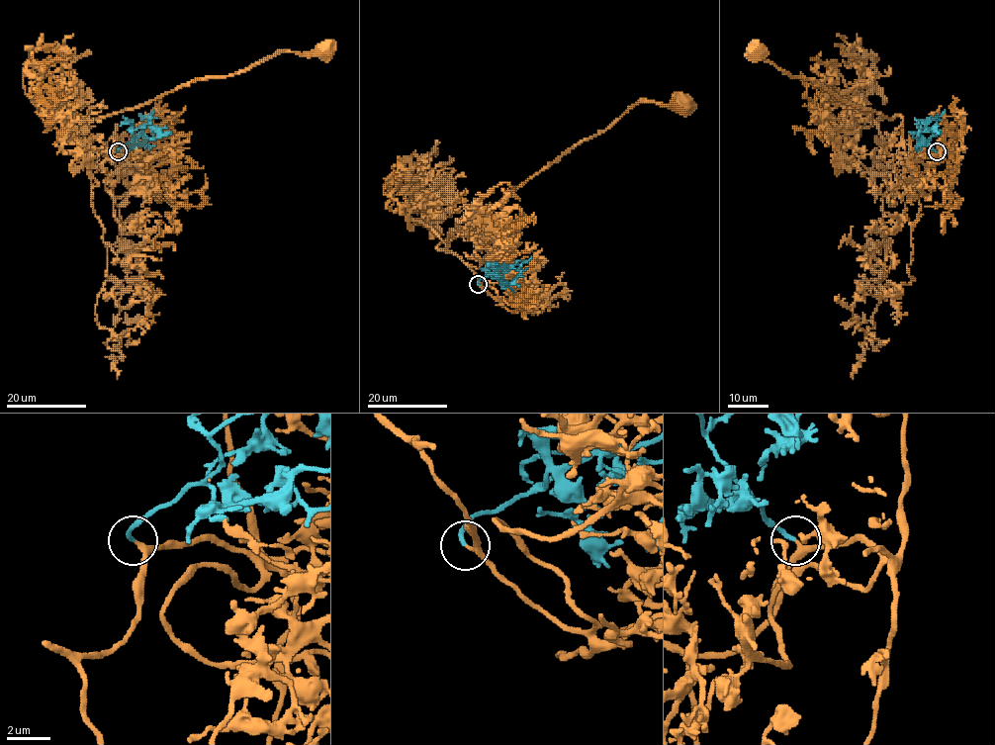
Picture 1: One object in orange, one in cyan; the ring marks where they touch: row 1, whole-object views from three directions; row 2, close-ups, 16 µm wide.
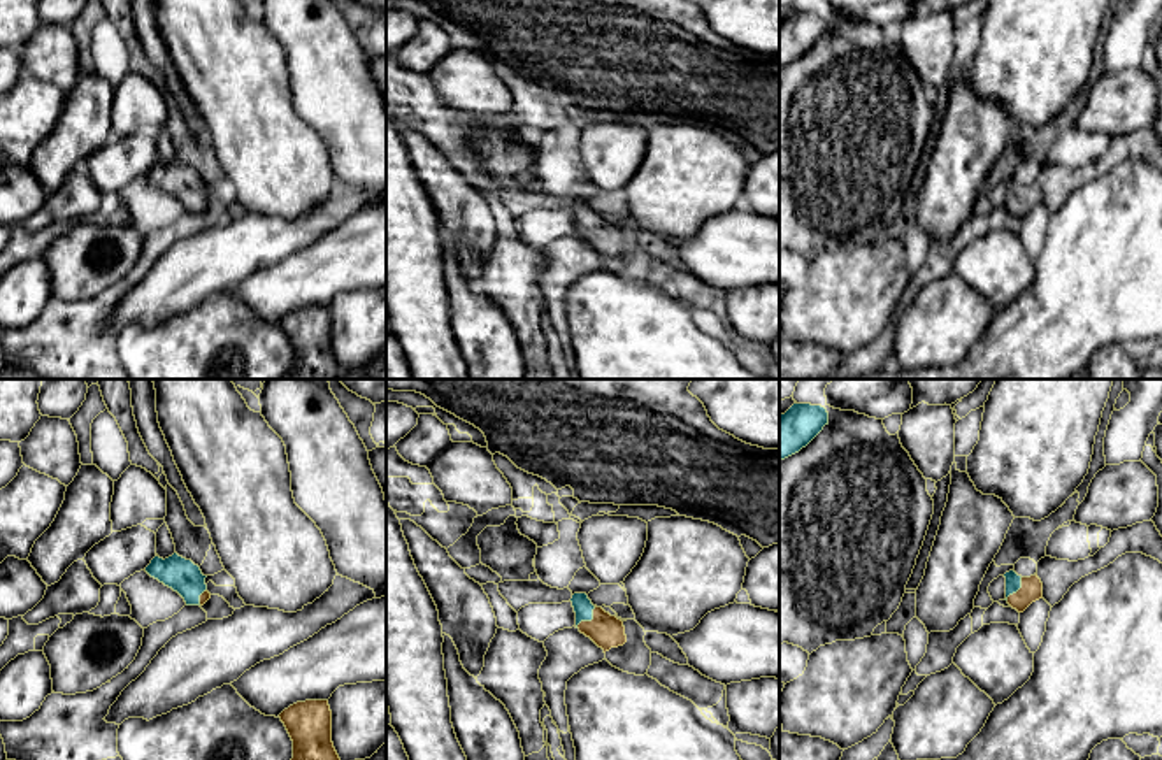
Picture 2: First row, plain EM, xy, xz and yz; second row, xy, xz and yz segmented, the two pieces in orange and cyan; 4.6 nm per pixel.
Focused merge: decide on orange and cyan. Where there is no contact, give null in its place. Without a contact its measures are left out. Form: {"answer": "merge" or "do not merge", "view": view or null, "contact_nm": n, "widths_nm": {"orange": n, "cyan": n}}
{"answer": "merge", "view": "xz", "contact_nm": 140, "widths_nm": {"orange": 150, "cyan": 90}}

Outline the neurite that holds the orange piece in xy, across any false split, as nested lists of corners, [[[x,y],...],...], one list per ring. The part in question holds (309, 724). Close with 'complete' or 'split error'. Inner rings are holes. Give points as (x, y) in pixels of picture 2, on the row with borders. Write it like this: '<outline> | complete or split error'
[[[328,700],[297,702],[279,714],[291,741],[291,760],[341,760],[332,742]]] | complete

